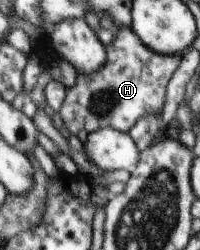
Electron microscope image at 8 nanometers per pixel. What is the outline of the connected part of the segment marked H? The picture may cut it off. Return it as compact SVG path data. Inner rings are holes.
M117 28L116 38L105 47L108 60L99 71L91 75L78 74L74 87L63 87L64 101L60 112L64 126L71 135L77 135L81 129L91 133L104 127L128 132L140 117L149 114L160 115L165 103L167 84L181 61L181 54L164 56L149 49L132 28Z

